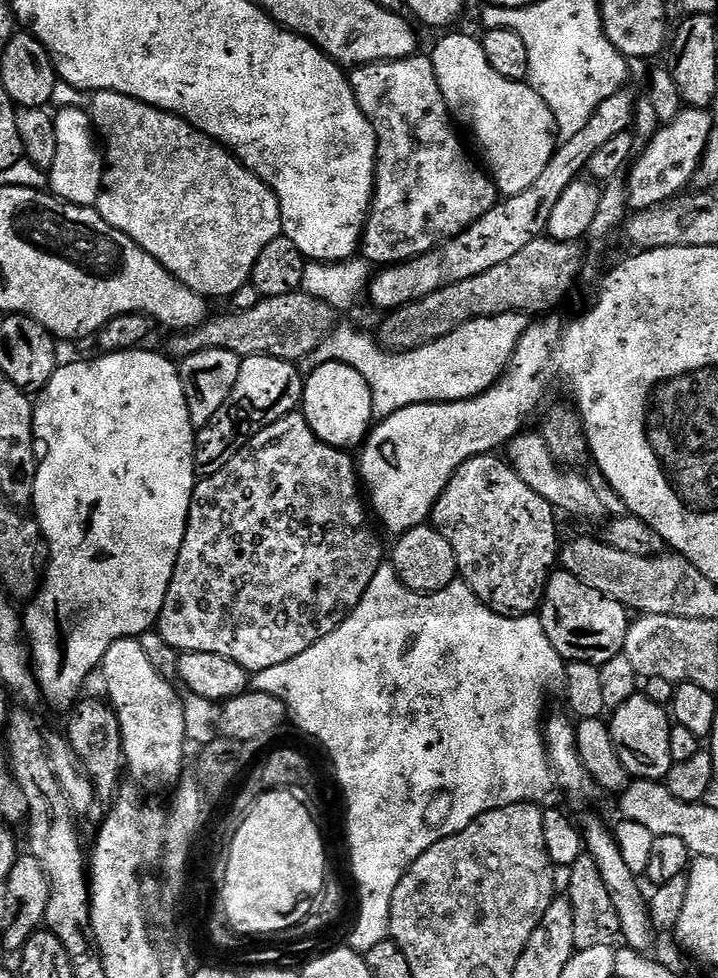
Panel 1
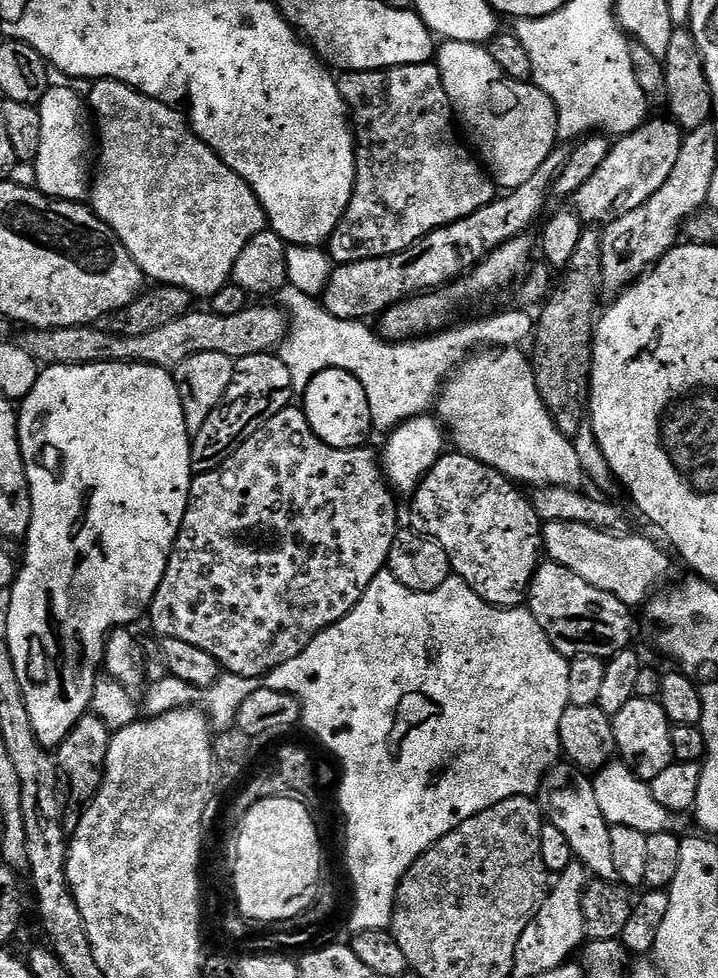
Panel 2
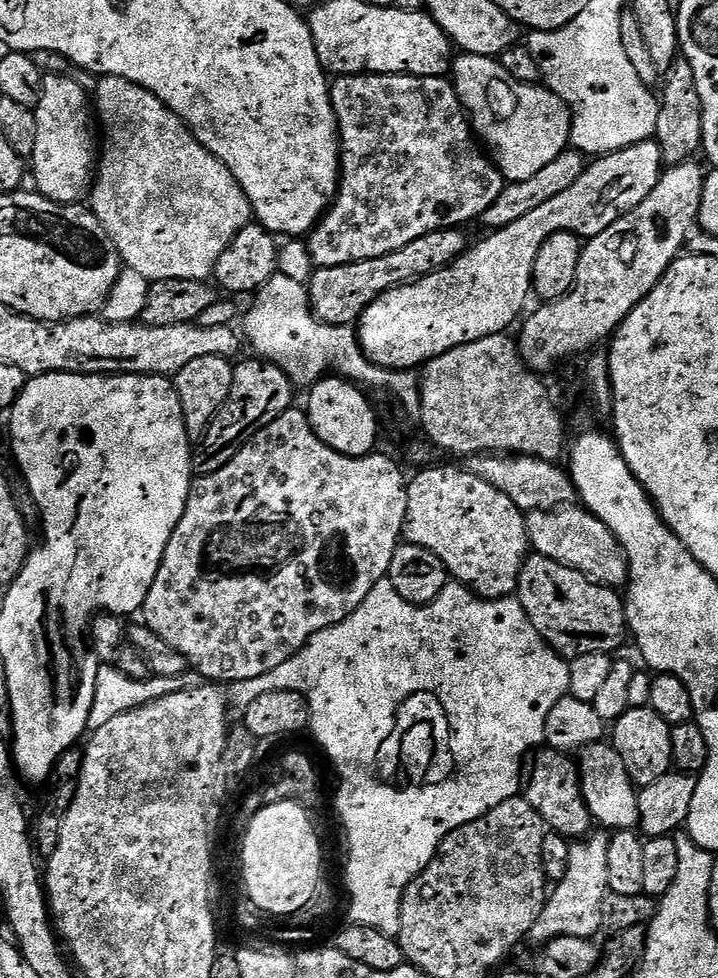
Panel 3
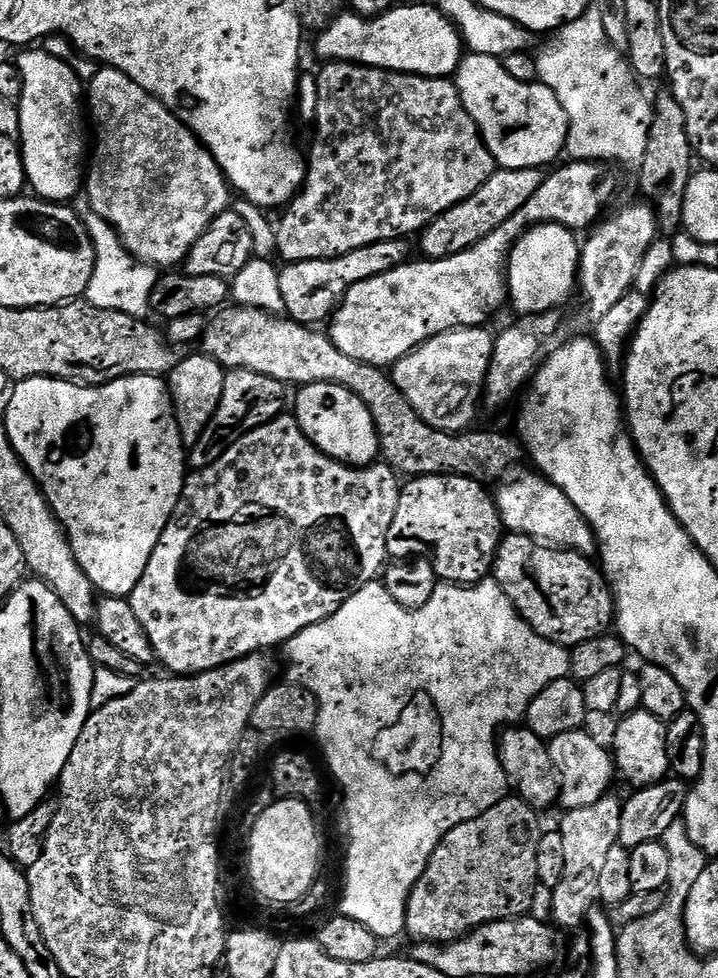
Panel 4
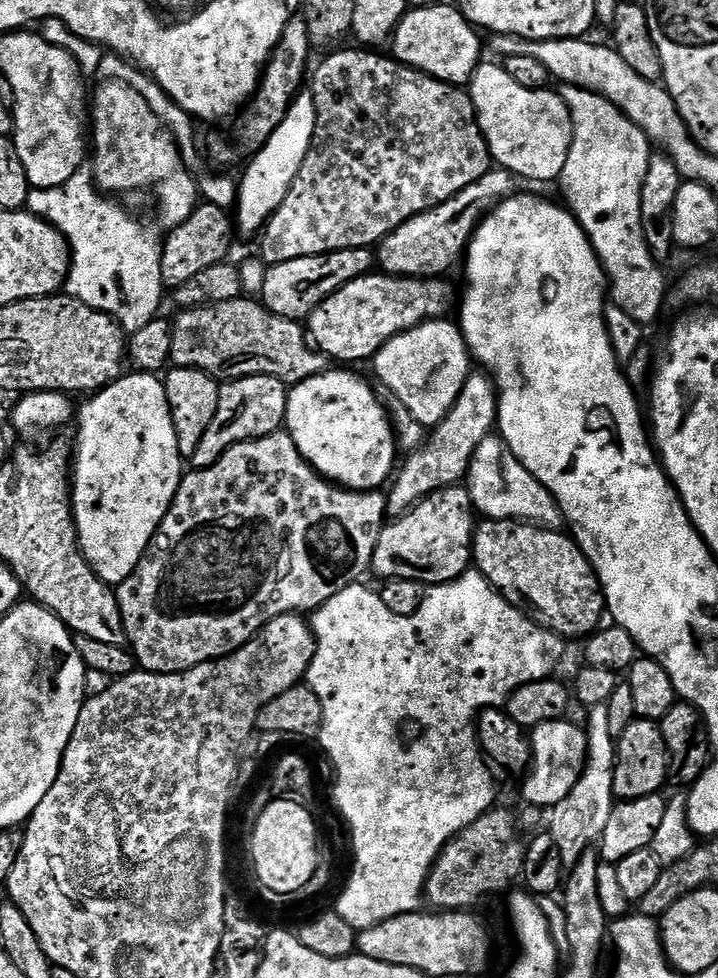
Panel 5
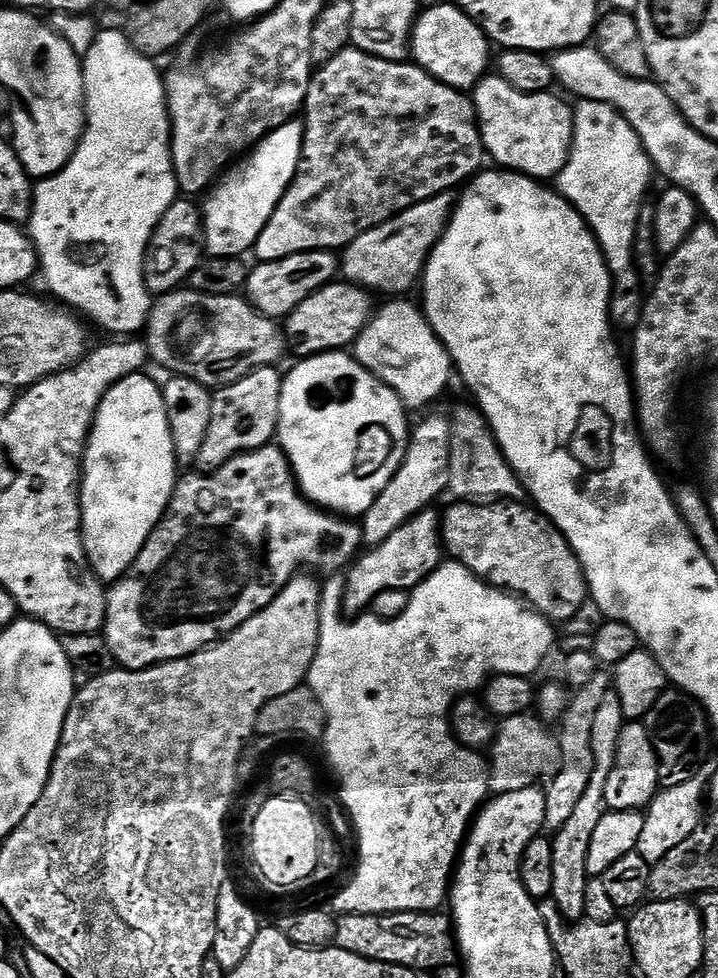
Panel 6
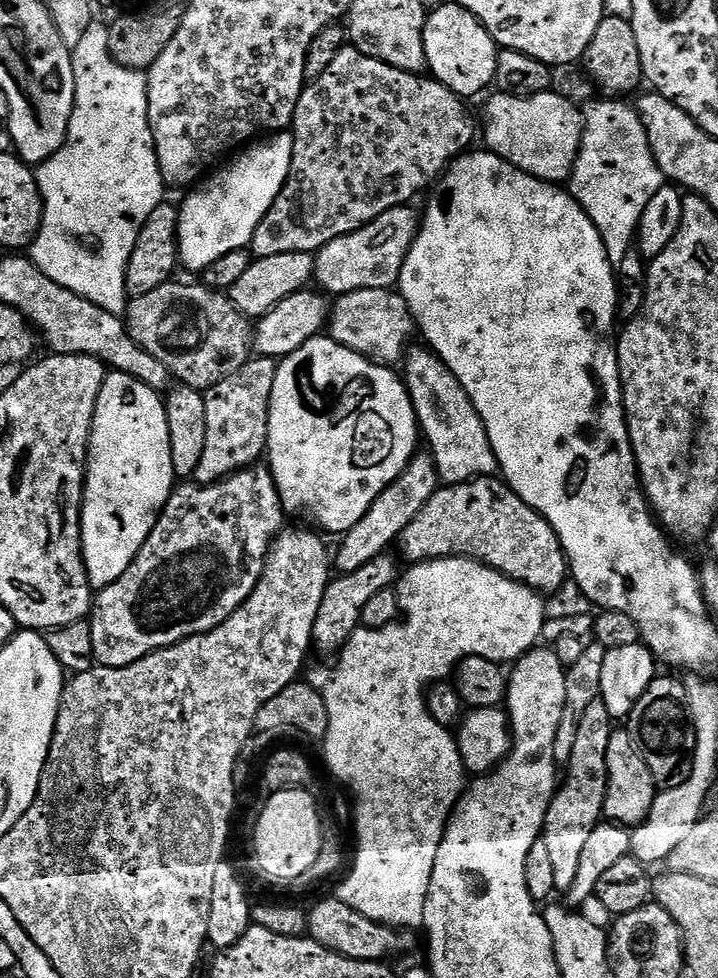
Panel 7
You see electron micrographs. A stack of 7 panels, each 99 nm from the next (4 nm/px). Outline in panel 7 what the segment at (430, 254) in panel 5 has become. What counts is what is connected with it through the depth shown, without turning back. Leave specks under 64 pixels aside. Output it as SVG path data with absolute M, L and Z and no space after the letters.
M405 206L386 210L386 214L362 226L362 230L354 230L354 234L334 238L334 242L322 246L314 256L315 283L320 283L319 287L325 293L332 292L333 297L345 296L354 290L395 289L399 285L402 266L412 249L416 231L420 228L421 217L414 209Z

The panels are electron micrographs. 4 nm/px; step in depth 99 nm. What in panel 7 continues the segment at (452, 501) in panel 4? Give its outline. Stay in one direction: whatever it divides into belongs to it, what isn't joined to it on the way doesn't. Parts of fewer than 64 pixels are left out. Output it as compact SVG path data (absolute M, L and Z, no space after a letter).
M379 556L366 562L366 566L361 566L359 570L345 572L329 579L322 606L318 606L318 618L314 622L312 643L317 653L320 651L336 654L349 647L348 639L355 634L356 628L361 627L360 619L366 602L370 602L370 598L374 598L374 594L380 593L381 590L393 587L402 575L401 561L393 556Z

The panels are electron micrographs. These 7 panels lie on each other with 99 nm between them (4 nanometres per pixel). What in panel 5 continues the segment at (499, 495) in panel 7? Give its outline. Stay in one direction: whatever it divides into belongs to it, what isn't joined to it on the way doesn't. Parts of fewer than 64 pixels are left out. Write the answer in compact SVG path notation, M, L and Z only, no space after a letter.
M484 518L474 528L472 555L475 567L490 581L492 587L511 604L523 606L525 609L533 608L528 609L531 610L533 622L547 632L553 632L555 636L561 638L569 638L568 636L587 638L601 627L603 620L600 619L605 619L606 616L604 591L600 588L600 579L596 577L592 563L586 558L586 554L582 554L582 550L571 535L555 528L529 524L523 520Z

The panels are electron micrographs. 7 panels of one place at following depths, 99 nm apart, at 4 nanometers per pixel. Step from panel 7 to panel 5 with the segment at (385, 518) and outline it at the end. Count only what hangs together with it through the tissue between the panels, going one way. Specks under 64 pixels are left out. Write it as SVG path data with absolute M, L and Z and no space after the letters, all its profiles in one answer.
M483 370L469 371L466 382L454 402L454 406L442 418L442 422L431 429L424 443L407 457L404 465L399 465L392 489L387 489L387 515L395 518L409 512L419 500L430 494L459 485L468 475L474 450L482 438L493 433L497 427L499 396L496 394L496 381Z

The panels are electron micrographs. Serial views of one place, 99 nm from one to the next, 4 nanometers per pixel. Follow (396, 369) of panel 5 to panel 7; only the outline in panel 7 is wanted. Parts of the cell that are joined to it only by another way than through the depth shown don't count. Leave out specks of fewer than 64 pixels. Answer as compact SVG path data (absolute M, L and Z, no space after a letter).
M390 288L354 290L345 296L335 297L326 332L331 340L362 354L373 364L396 366L403 361L404 354L410 347L408 339L412 332L414 336L414 321L412 311L399 291Z

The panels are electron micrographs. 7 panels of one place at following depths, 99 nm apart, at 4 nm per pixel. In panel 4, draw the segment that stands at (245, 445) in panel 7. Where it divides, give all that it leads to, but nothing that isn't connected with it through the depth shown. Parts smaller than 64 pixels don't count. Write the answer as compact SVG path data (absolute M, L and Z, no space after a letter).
M250 370L229 371L226 386L222 386L222 402L218 402L218 410L214 418L210 418L210 426L206 426L206 430L202 430L202 438L198 438L198 442L187 449L187 467L192 470L210 467L218 462L218 458L222 458L222 454L231 444L238 442L238 438L281 415L285 411L284 392L285 385L269 376Z

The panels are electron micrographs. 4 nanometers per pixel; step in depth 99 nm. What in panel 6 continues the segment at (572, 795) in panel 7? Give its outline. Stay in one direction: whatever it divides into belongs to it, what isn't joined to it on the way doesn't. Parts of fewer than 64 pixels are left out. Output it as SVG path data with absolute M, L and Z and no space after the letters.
M614 690L608 691L606 698L598 705L594 717L594 730L590 730L590 746L594 746L594 770L590 774L590 786L586 786L586 794L578 798L578 806L574 806L574 814L555 833L552 840L553 848L553 890L551 903L560 915L569 922L580 922L585 919L586 890L589 874L586 870L586 854L590 854L590 838L598 822L602 822L606 805L606 782L610 778L610 770L614 770L614 762L618 754L618 738L625 726L622 714L622 702L618 702L618 694Z

